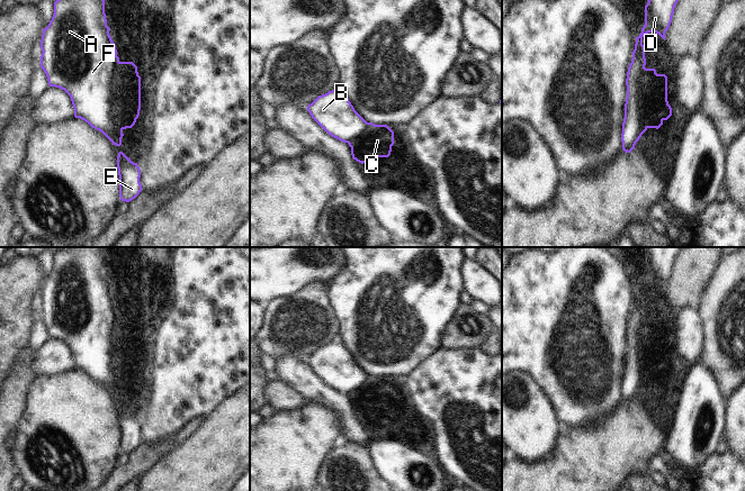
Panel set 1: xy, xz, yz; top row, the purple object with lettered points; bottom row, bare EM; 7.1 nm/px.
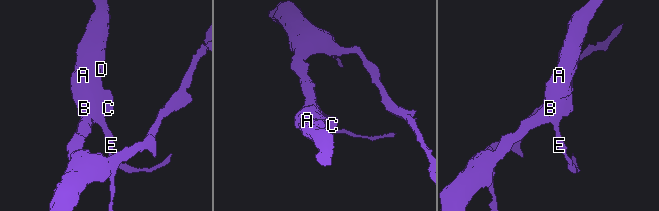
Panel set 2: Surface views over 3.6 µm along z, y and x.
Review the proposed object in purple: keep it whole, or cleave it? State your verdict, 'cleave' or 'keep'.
keep

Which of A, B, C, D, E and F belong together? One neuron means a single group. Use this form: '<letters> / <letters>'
A B C D E F

